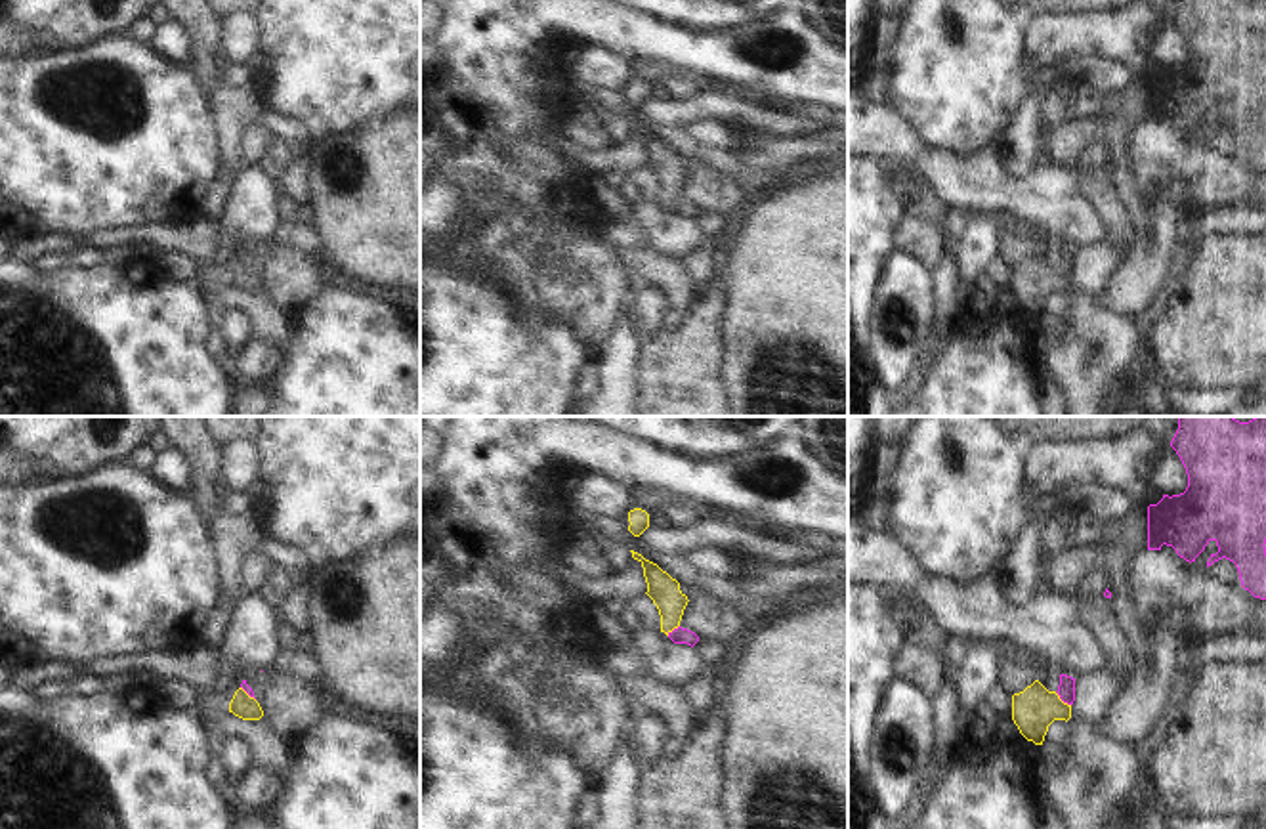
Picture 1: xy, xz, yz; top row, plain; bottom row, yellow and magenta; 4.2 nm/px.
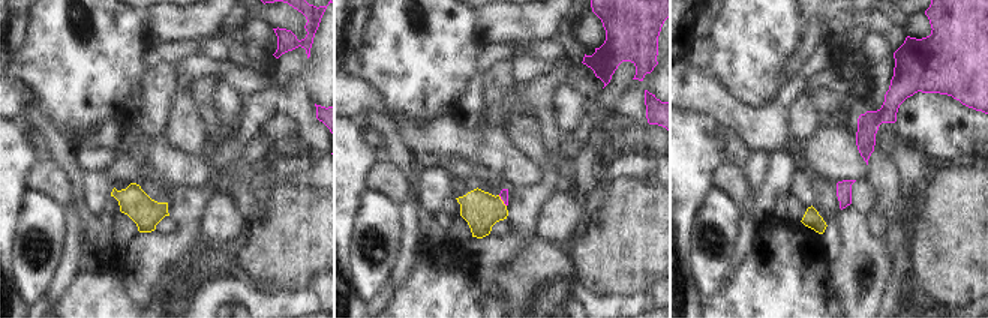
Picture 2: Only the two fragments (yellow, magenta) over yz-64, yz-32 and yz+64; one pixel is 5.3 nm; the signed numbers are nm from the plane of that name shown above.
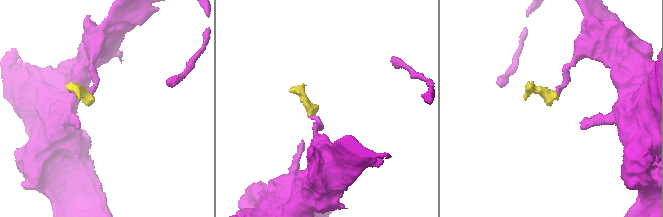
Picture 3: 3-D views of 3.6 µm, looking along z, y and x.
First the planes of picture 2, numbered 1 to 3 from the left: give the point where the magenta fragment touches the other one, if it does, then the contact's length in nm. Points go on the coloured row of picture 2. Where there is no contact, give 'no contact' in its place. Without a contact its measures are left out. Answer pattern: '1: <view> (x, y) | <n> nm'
1: no contact
2: yz-32 (502, 201) | 80 nm
3: no contact

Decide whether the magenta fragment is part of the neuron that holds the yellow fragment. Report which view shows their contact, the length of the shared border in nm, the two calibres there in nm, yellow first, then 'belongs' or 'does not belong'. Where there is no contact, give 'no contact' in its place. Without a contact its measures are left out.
contact in yz; length 90 nm; calibres 190 and 80 nm; belongs

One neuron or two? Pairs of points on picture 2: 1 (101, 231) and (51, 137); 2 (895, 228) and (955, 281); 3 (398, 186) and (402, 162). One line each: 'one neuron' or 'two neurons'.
1: one neuron
2: two neurons
3: two neurons

